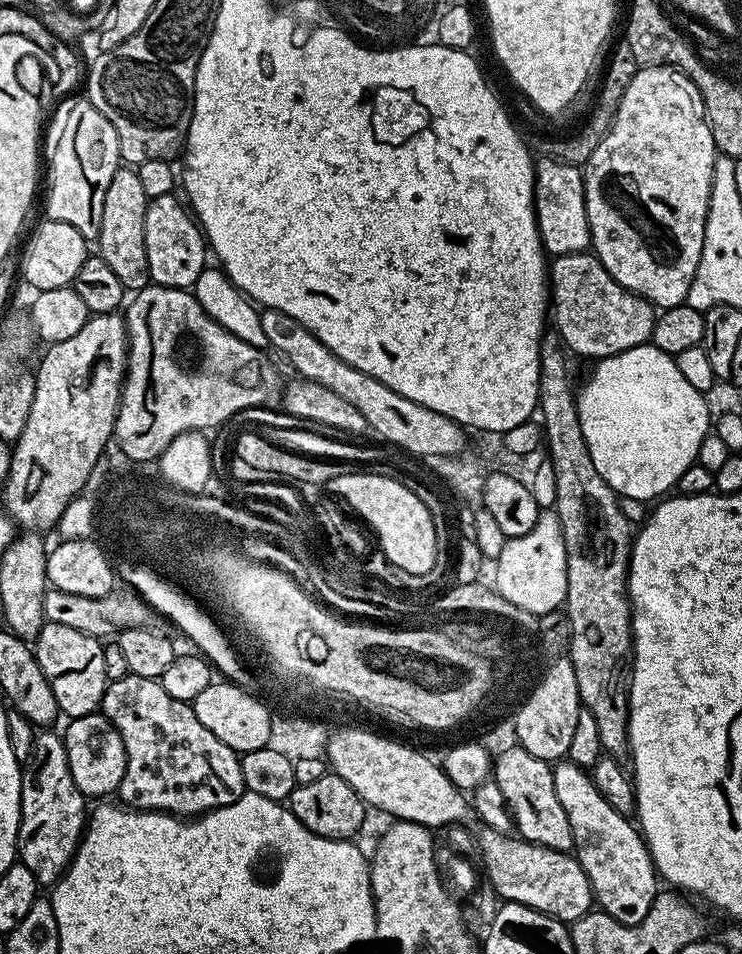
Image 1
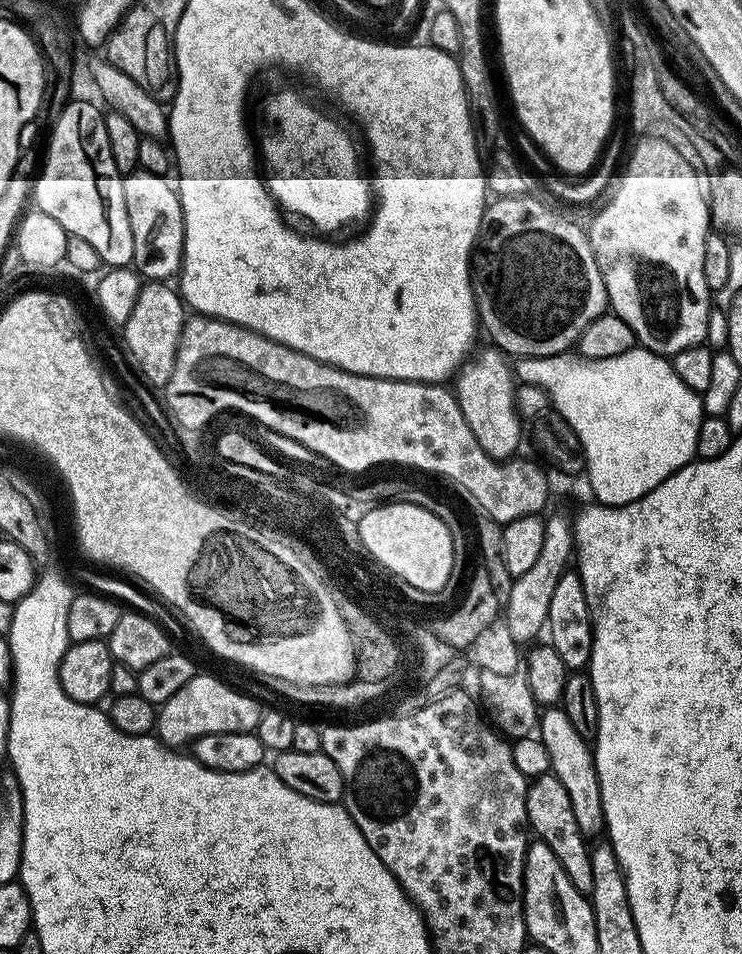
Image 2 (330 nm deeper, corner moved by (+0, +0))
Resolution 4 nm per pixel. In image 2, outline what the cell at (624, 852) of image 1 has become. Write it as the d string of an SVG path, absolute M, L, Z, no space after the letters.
M548 706L539 713L538 738L550 754L550 772L562 782L570 802L574 806L574 818L578 821L580 831L585 834L601 831L604 828L604 811L602 810L602 790L598 786L597 757L589 741L574 730L574 722L566 718L563 707Z

